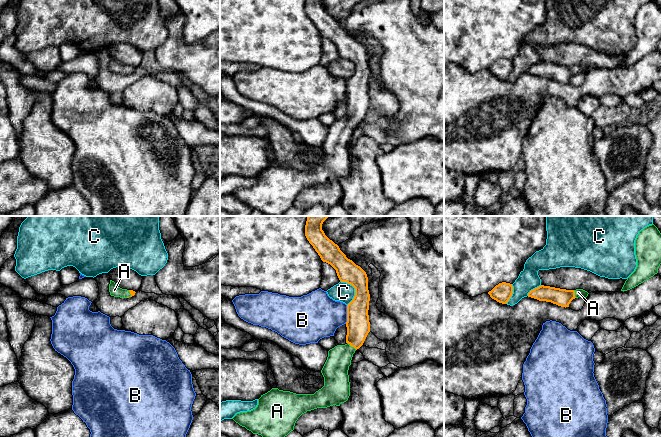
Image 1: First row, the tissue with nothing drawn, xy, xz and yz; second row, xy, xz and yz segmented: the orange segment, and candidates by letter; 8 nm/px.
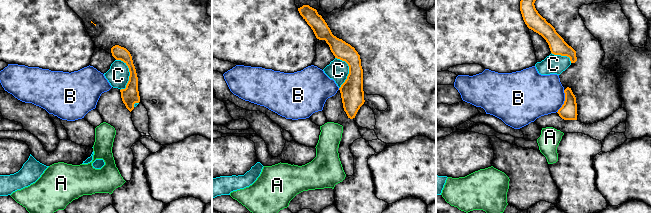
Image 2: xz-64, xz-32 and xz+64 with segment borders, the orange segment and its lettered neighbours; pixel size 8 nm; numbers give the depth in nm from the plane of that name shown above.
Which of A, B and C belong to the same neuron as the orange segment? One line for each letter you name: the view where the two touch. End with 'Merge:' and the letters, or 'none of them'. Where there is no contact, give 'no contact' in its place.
A: contact in xz
Merge: A

